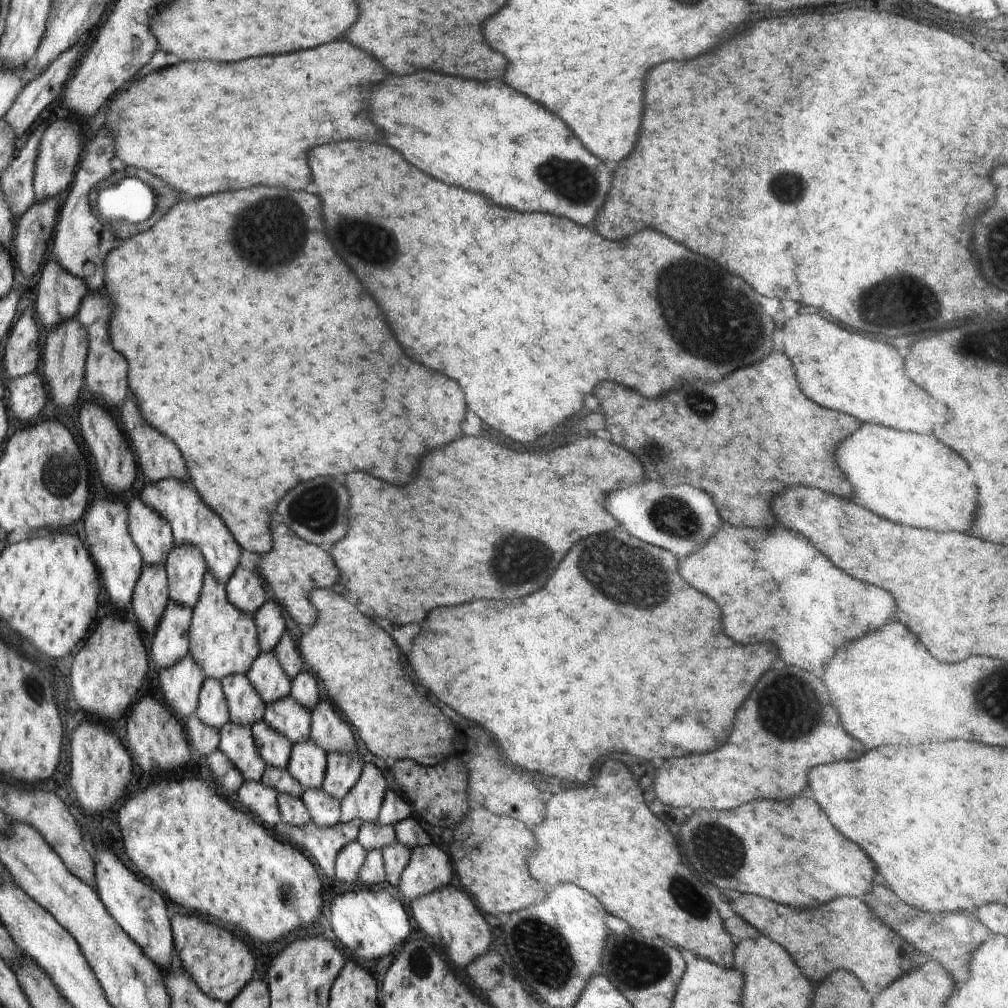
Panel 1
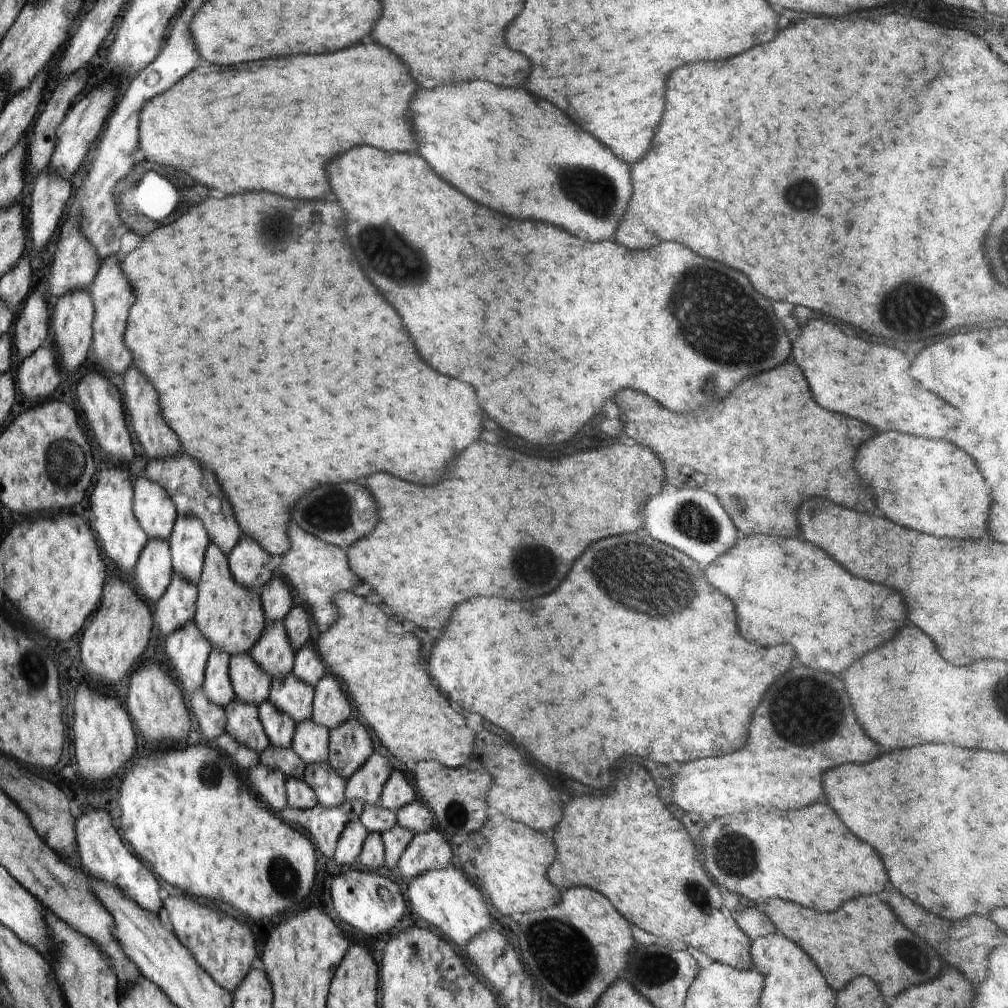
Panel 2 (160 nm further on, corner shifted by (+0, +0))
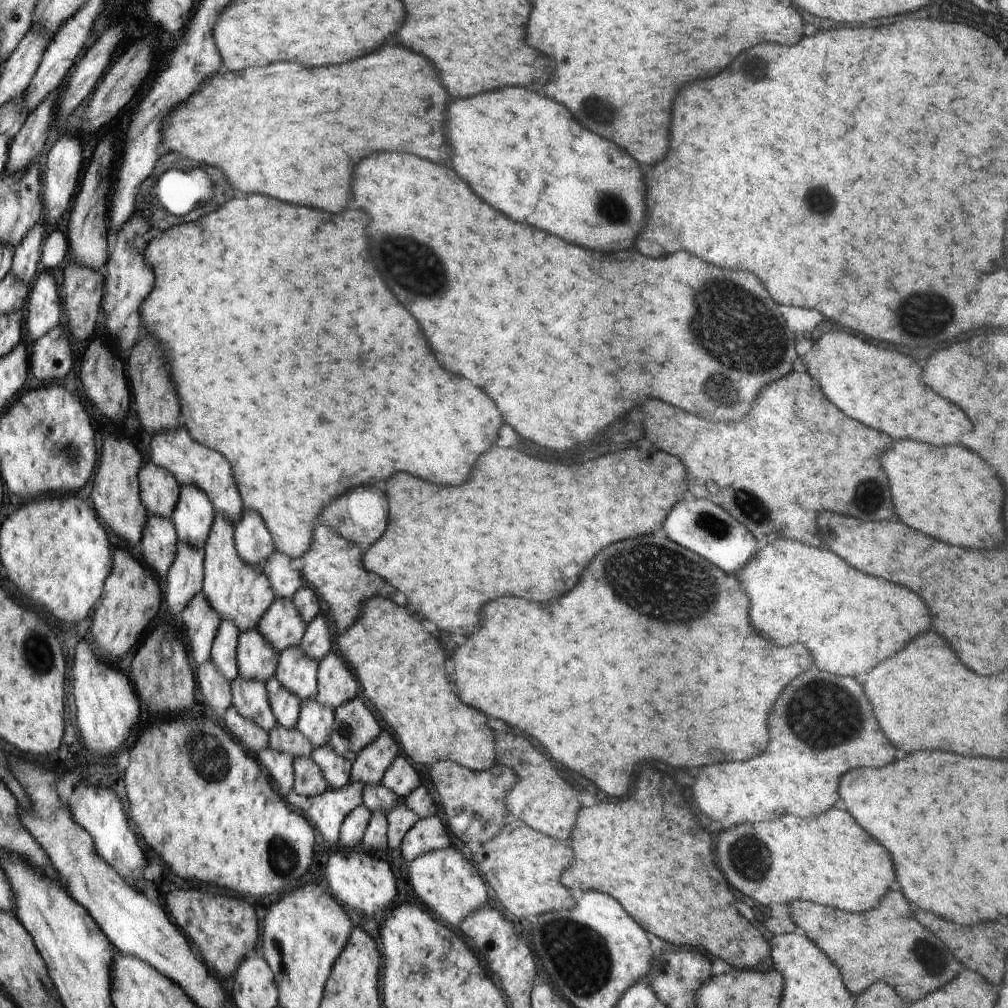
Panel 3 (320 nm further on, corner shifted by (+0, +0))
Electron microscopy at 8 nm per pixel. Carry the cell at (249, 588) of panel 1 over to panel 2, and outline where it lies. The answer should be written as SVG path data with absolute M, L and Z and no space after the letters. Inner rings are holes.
M242 536L228 555L233 579L246 588L253 588L259 592L261 586L275 575L275 572L266 568L270 556L257 540Z

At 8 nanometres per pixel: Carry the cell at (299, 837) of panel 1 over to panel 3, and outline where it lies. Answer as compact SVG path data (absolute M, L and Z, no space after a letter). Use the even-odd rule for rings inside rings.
M350 781L343 787L326 789L322 794L307 797L294 789L288 792L288 802L292 803L320 830L324 840L336 844L339 840L342 822L351 810L363 802L364 784Z

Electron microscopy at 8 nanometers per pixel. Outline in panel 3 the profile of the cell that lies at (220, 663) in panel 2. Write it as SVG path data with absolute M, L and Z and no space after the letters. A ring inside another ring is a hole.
M222 619L210 653L210 660L230 682L239 675L237 665L239 632L233 620Z

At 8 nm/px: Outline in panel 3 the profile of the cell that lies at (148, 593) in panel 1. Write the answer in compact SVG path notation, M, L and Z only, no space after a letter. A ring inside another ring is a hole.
M148 515L147 525L143 530L142 556L161 577L165 578L174 562L178 542L171 517Z

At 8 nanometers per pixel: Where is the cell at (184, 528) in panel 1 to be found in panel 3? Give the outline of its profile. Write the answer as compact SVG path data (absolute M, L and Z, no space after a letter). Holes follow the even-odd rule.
M184 428L163 430L152 435L150 450L151 462L171 472L180 486L194 485L202 489L213 504L214 512L224 513L234 524L241 519L246 507L243 505L237 482L234 482L232 466L222 454L194 442Z

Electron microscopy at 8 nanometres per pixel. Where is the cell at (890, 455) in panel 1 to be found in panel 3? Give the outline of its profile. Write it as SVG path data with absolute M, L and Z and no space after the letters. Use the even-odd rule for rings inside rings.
M896 440L896 450L890 448L880 462L890 480L896 516L904 524L954 546L994 548L1006 542L1000 478L968 448L948 446L946 450L914 440Z

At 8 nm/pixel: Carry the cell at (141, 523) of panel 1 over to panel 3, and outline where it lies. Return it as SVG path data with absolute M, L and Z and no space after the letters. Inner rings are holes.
M148 463L140 470L141 498L148 515L168 518L179 499L181 486L168 470Z

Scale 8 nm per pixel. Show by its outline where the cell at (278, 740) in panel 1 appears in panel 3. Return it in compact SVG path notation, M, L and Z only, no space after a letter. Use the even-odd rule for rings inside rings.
M275 676L268 678L265 683L270 706L274 716L276 716L277 723L288 728L295 727L302 700L287 690L283 684L280 684Z

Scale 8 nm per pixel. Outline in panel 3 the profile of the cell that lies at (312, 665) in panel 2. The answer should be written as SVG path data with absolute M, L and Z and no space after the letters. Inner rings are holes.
M324 608L308 624L299 642L302 650L313 659L320 662L330 651L334 650L334 643L330 638L330 630L326 621L328 615Z

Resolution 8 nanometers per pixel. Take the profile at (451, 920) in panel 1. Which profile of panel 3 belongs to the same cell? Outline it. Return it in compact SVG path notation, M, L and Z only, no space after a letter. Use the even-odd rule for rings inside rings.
M447 847L420 853L409 865L410 882L416 896L438 914L448 926L459 926L473 910L487 904L488 890L479 870L458 849Z

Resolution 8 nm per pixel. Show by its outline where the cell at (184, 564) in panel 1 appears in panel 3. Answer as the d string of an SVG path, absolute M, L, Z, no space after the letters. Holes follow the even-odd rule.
M182 485L178 502L170 516L179 542L204 545L215 513L213 504L202 489L194 485Z

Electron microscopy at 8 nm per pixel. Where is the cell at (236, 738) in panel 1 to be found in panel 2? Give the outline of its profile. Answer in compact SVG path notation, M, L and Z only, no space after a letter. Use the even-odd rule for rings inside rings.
M234 698L228 704L226 710L226 727L225 731L236 738L240 744L252 748L254 752L262 754L268 746L271 746L260 720L258 720L258 710L254 704L240 702Z

